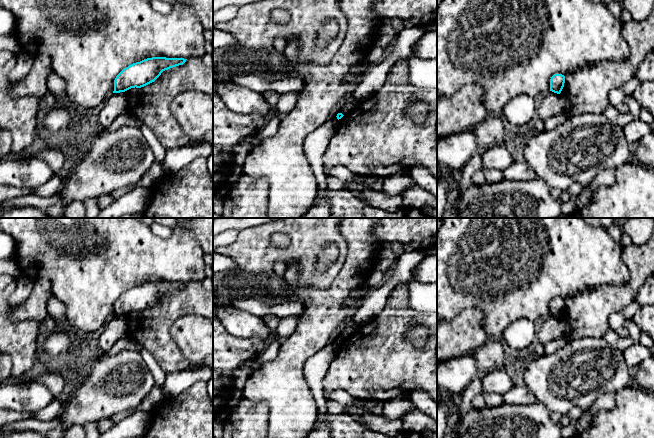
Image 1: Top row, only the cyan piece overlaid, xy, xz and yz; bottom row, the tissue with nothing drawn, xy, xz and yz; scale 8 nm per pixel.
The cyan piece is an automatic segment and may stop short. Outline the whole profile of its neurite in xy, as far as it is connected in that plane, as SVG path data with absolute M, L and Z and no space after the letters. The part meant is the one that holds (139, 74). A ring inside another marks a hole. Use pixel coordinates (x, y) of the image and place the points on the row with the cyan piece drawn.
M152 57L133 63L116 76L113 93L144 87L154 82L163 71L183 65L186 60L184 58Z

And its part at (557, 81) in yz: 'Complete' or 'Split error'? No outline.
Complete

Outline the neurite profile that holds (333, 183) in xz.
M327 176L326 179L328 190L345 190L346 182L333 176Z

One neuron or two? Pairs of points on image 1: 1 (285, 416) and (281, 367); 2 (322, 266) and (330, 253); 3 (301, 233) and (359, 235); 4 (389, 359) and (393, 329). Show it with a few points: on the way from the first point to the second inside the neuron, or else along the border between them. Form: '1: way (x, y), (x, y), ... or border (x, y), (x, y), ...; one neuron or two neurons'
1: way (285, 404), (285, 391), (281, 385), (281, 379); one neuron
2: way (323, 263), (328, 256); one neuron
3: border (338, 228), (347, 246), (346, 257); two neurons
4: way (389, 352), (389, 336); one neuron

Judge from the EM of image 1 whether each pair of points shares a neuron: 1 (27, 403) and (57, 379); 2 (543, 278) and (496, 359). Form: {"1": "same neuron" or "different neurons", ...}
{"1": "different neurons", "2": "different neurons"}

